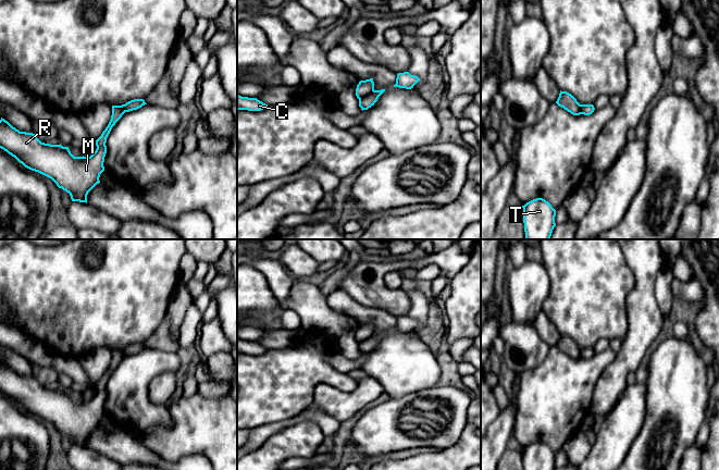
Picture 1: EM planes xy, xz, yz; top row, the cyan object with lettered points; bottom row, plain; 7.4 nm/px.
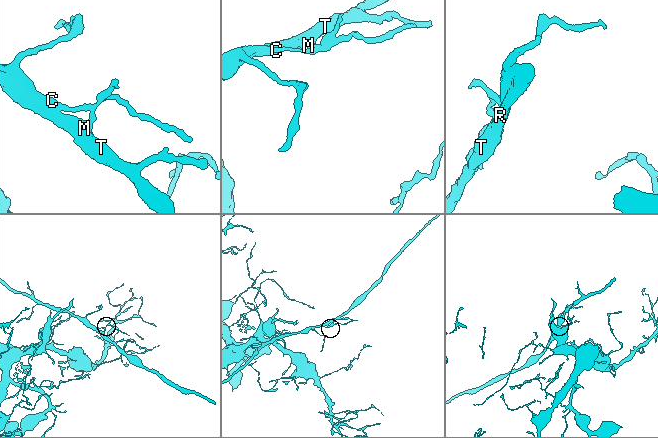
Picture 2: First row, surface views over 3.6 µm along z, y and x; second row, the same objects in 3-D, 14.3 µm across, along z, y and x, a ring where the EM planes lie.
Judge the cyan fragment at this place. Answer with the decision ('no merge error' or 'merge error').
no merge error

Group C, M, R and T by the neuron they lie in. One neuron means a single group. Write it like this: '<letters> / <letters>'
C M R T

